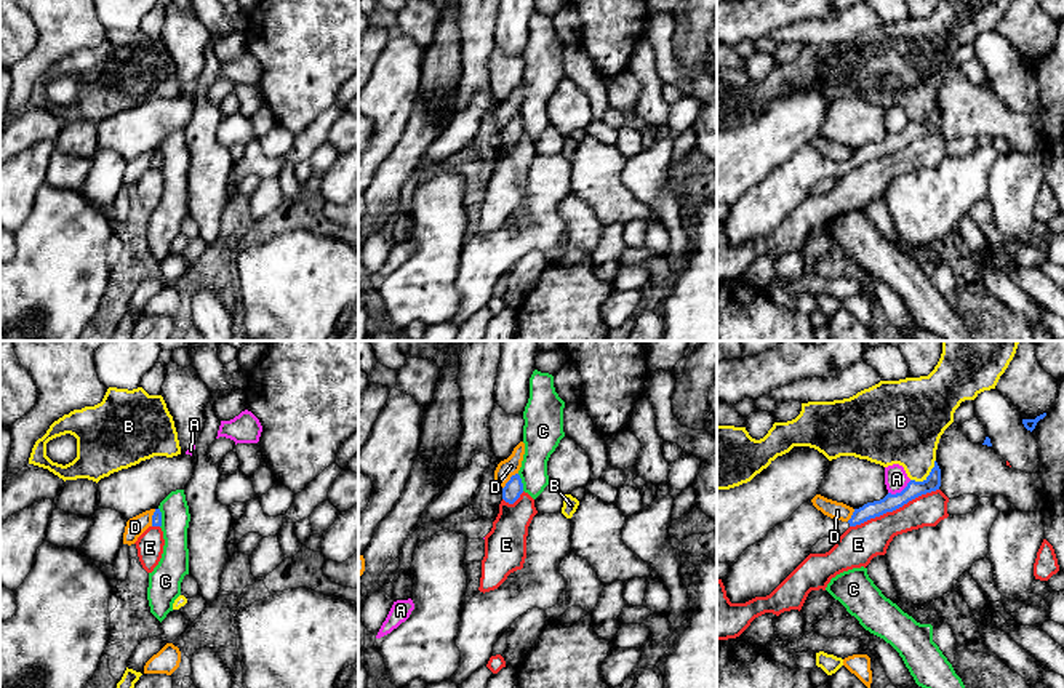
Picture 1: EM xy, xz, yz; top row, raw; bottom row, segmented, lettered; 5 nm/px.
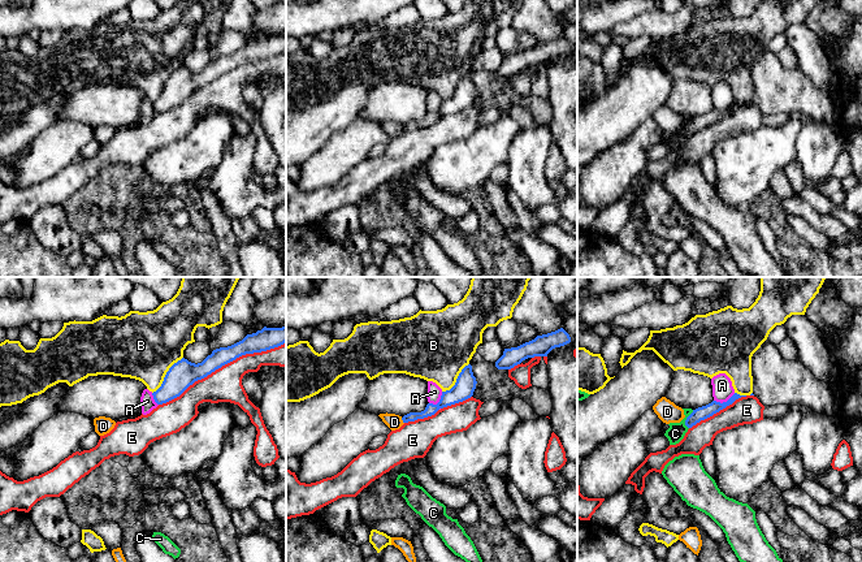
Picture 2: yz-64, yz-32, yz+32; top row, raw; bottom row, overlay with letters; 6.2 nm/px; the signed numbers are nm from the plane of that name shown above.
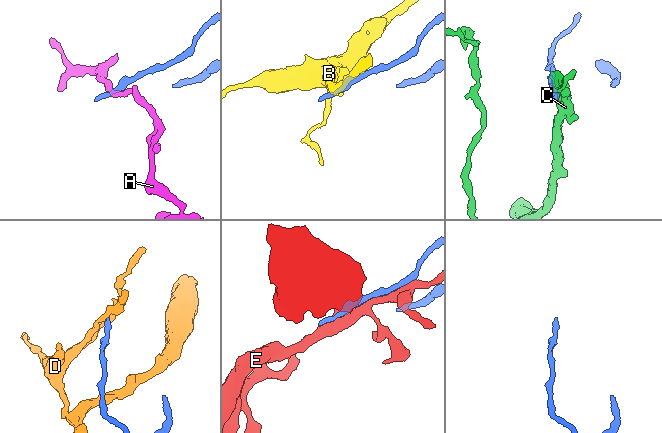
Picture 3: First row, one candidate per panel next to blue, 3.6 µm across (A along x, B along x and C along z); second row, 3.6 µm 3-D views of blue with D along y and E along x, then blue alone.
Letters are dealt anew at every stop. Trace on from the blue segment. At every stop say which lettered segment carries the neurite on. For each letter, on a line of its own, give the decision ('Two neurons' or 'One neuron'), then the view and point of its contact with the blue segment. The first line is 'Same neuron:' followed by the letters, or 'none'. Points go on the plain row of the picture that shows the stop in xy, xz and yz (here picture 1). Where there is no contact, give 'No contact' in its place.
Same neuron: none
A: Two neurons. Touches blue at yz (901, 133)
B: Two neurons. Touches blue at yz (928, 117)
C: Two neurons. Touches blue at xz (520, 124)
D: Two neurons. Touches blue at xz (509, 122)
E: Two neurons. Touches blue at yz (893, 151)

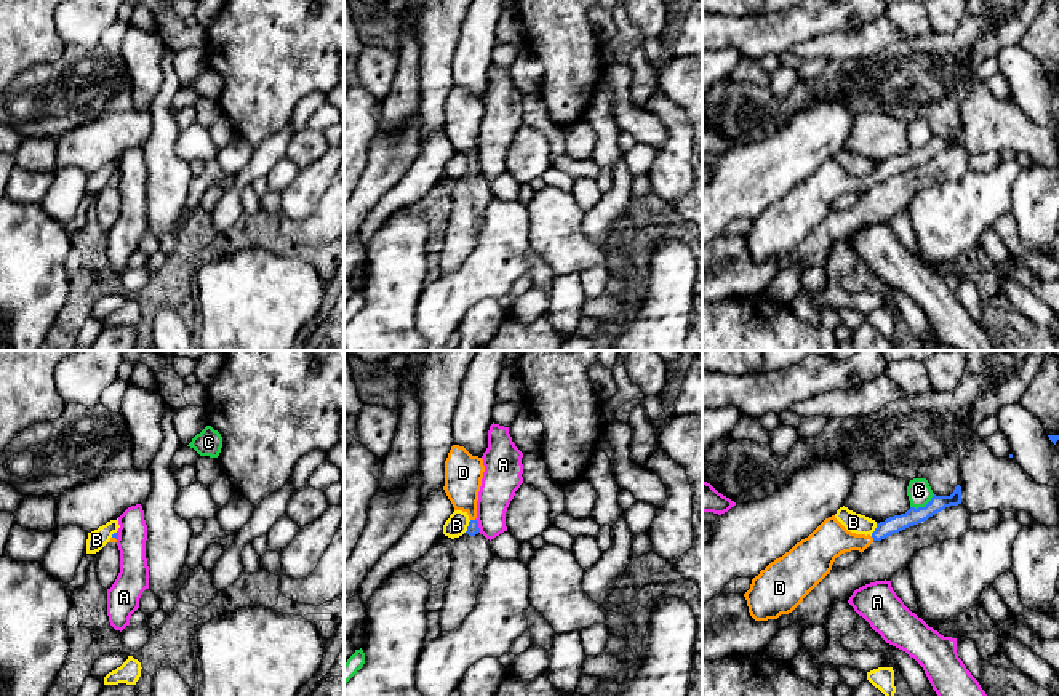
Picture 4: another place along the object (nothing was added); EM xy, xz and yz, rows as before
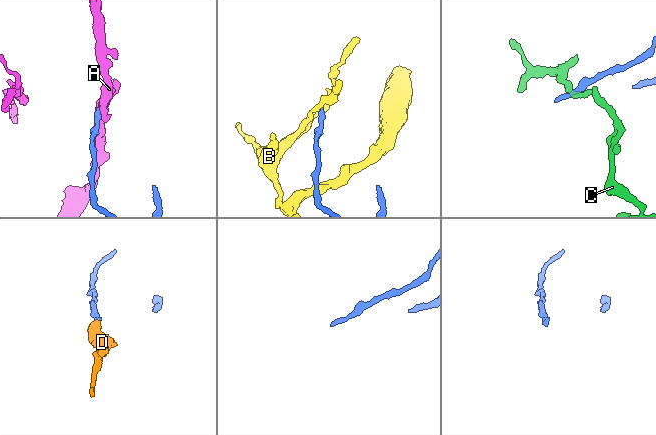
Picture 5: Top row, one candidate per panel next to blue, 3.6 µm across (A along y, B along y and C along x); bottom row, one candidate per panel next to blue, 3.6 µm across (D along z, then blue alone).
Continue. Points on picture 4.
Same neuron: D
A: Two neurons. Touches blue at xz (477, 167)
B: Two neurons. Touches blue at xz (467, 168)
C: Two neurons. Touches blue at yz (922, 149)
D: One neuron. Touches blue at xz (472, 162)

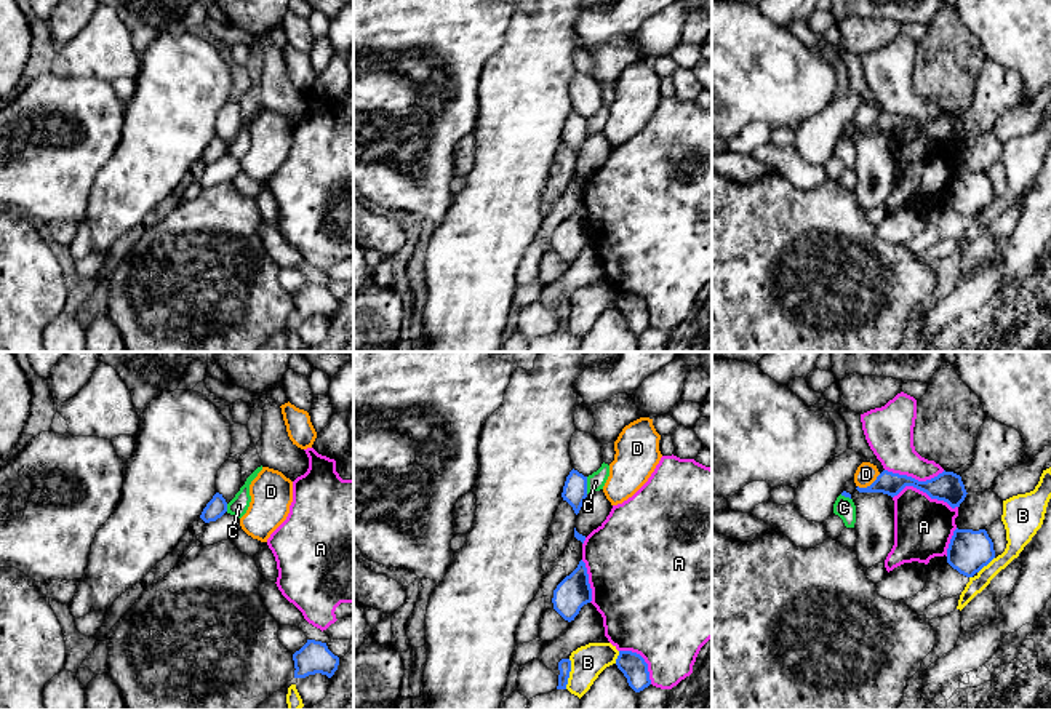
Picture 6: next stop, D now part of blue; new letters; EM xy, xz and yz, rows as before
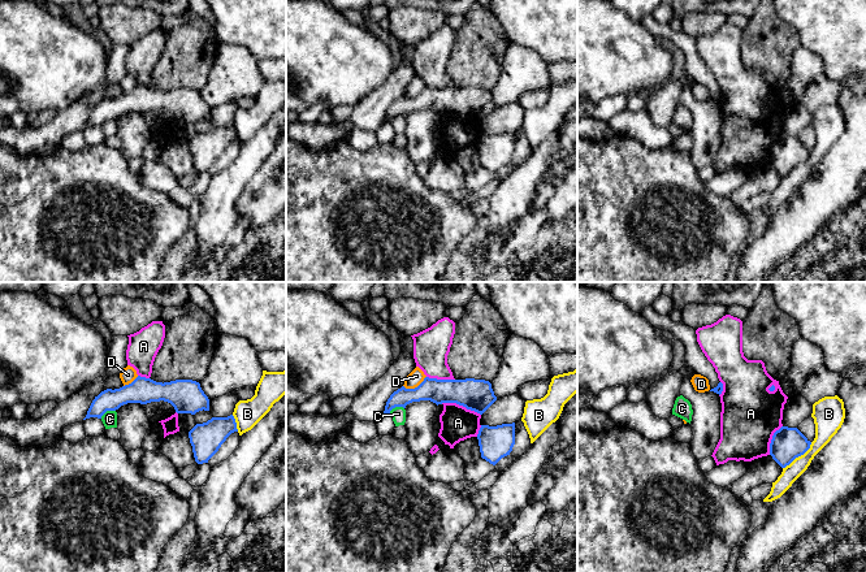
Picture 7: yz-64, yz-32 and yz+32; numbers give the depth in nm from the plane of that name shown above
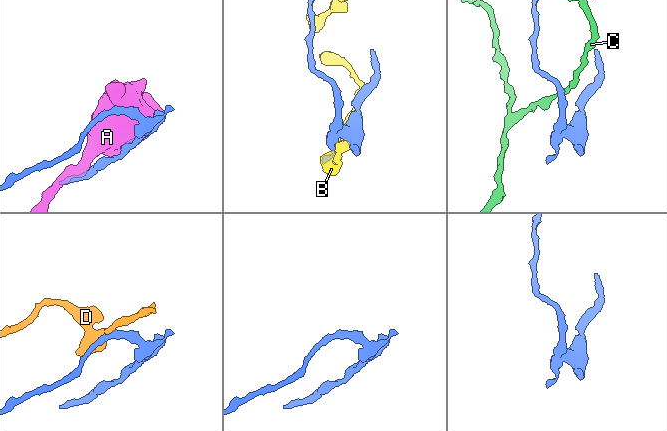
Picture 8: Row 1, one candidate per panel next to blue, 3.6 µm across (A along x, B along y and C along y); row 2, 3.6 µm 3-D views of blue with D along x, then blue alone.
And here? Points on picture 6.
Same neuron: none
A: Two neurons. Touches blue at yz (925, 133)
B: Two neurons. Touches blue at xz (568, 315)
C: Two neurons. Touches blue at xz (586, 127)
D: Two neurons. Touches blue at yz (871, 127)

